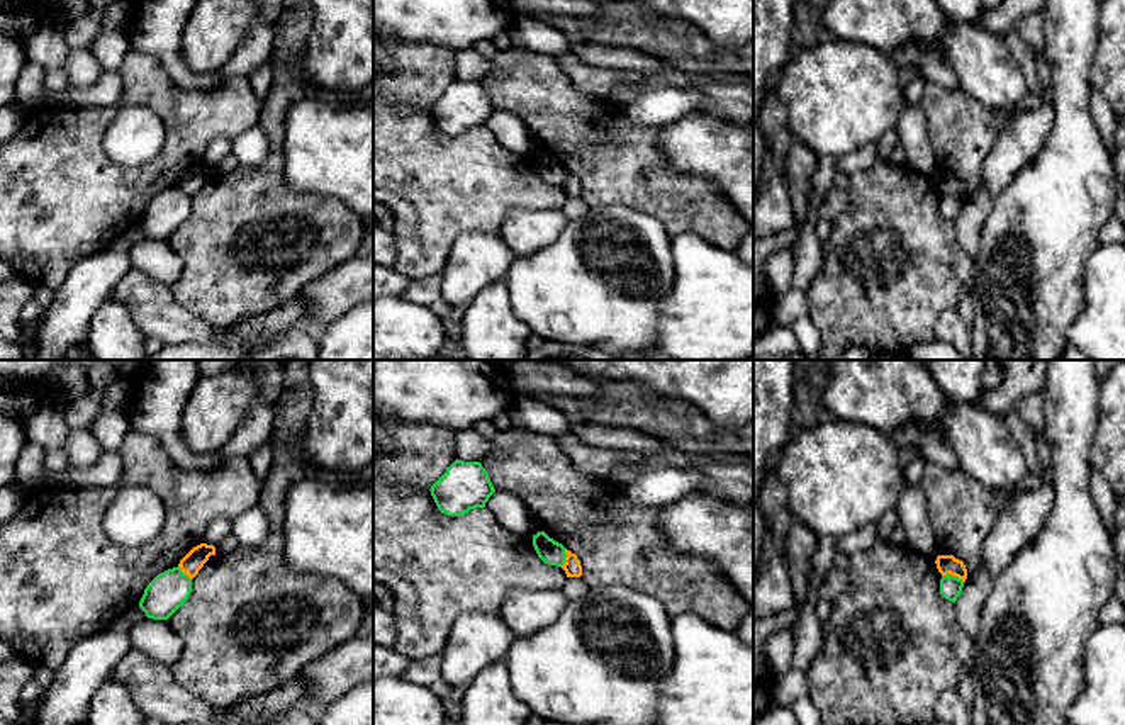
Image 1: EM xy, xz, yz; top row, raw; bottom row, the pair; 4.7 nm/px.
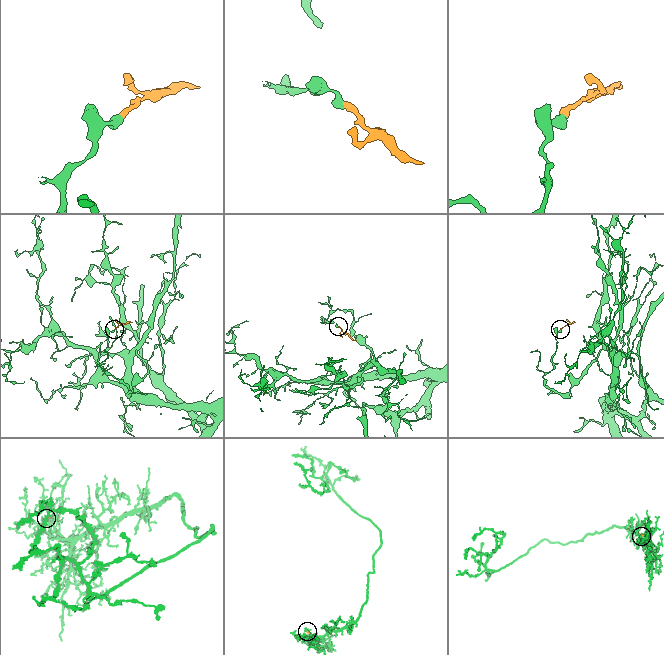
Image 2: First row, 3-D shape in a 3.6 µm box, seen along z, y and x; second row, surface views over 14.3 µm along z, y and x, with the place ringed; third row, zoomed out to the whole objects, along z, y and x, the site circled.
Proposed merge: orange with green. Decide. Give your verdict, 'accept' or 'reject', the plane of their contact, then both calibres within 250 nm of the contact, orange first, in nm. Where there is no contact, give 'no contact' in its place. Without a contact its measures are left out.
reject | yz | 100/110 nm

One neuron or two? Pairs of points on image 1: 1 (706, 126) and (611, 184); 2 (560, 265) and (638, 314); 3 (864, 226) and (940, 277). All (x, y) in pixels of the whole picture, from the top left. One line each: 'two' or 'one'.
1: two
2: one
3: one

